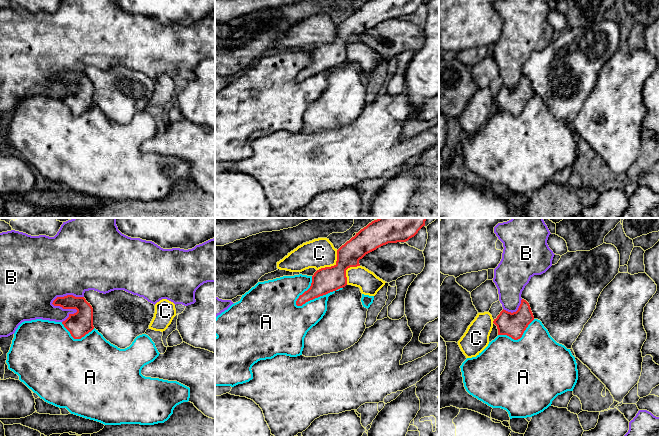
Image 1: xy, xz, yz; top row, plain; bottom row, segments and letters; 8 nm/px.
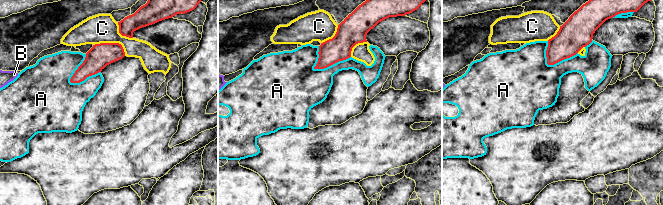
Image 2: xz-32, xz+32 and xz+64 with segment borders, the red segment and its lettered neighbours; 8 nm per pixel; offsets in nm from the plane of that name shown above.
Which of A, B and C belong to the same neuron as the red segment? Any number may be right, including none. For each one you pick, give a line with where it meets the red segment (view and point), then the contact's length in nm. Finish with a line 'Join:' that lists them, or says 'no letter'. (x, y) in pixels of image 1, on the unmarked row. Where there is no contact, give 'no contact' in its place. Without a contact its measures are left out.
A: xz (318, 72) | 400 nm
Join: A

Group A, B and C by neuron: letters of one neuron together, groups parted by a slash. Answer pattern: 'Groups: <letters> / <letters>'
Groups: A / B / C

